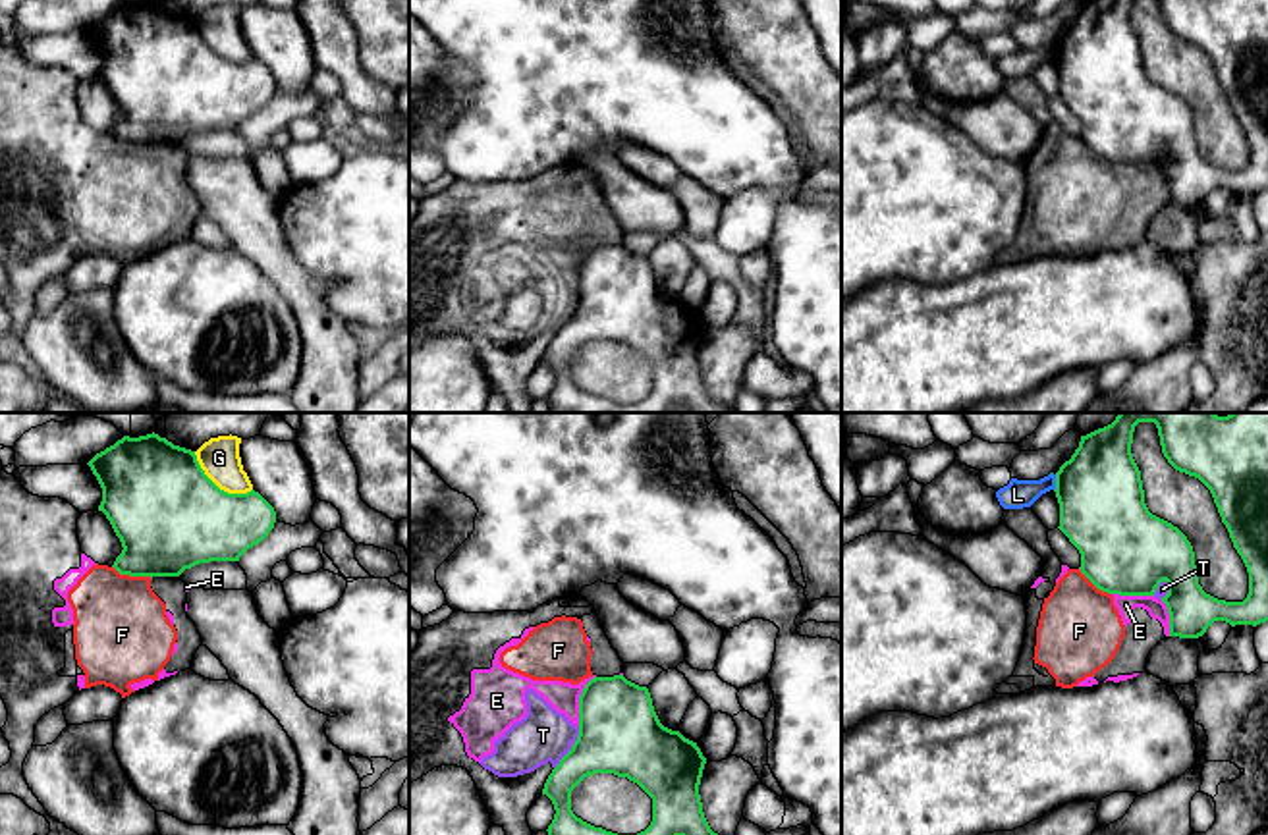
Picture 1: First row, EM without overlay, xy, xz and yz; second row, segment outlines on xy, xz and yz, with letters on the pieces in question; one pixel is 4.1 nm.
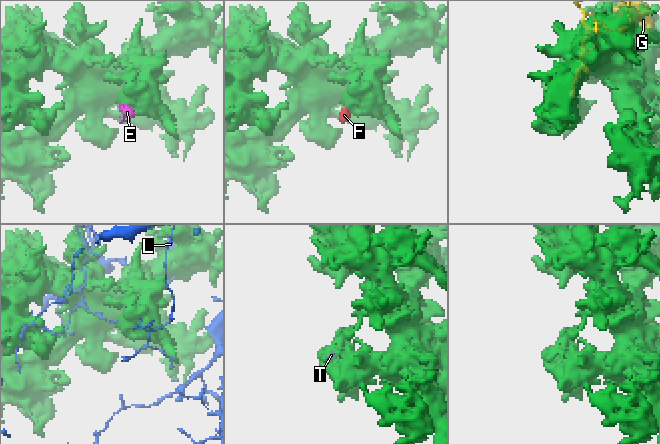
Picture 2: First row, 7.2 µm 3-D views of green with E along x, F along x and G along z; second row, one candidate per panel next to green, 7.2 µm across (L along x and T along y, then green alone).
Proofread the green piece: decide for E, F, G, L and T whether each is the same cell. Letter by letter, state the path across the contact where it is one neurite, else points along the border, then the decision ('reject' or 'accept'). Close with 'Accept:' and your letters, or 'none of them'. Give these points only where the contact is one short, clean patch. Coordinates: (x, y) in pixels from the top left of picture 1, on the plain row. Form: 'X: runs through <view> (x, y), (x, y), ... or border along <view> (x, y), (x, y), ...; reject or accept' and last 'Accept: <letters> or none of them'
E: reject
F: border along xy (112, 134), (120, 141), (147, 143), (151, 147); reject
G: reject
L: reject
T: reject
Accept: none of them

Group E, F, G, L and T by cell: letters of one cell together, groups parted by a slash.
E F T / G / L

